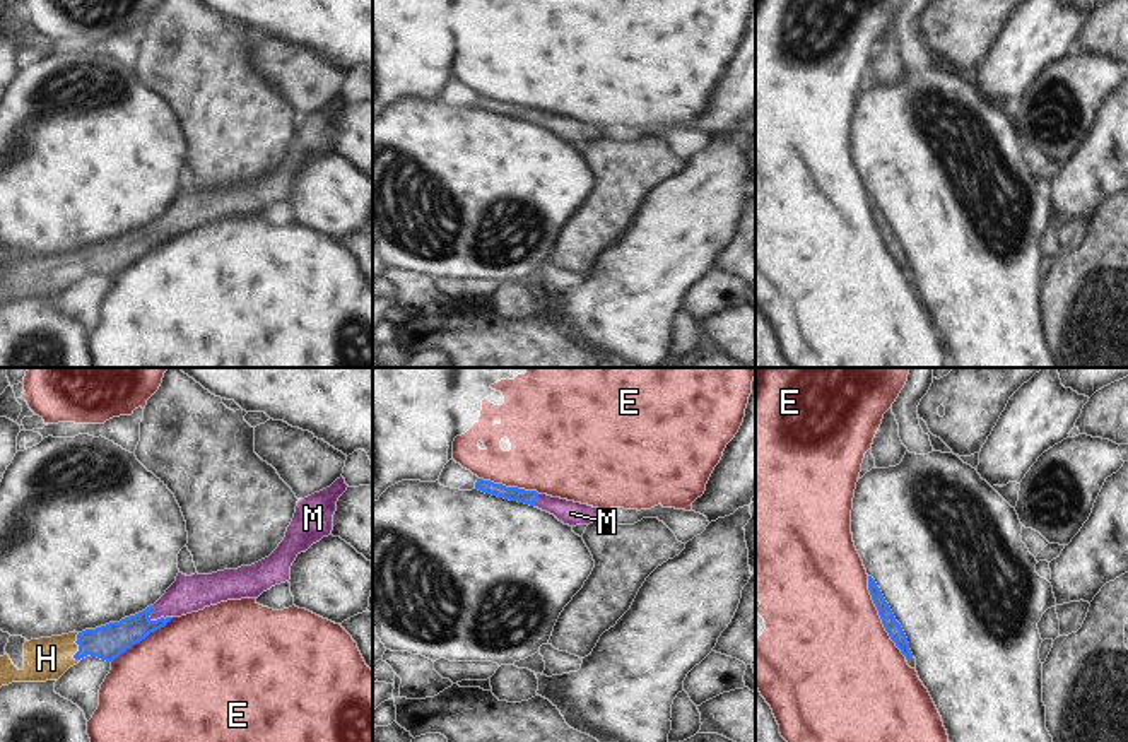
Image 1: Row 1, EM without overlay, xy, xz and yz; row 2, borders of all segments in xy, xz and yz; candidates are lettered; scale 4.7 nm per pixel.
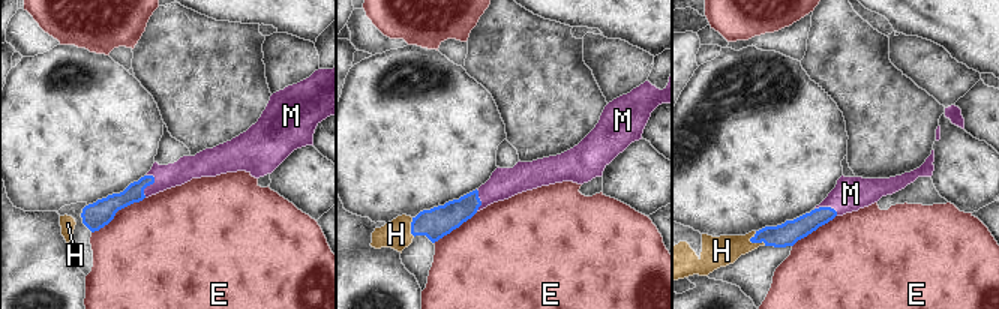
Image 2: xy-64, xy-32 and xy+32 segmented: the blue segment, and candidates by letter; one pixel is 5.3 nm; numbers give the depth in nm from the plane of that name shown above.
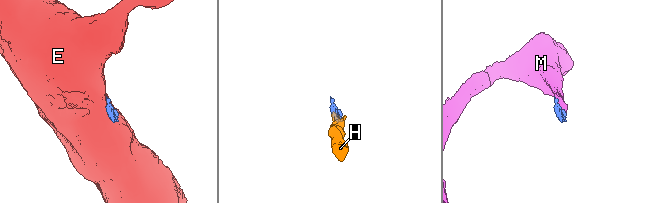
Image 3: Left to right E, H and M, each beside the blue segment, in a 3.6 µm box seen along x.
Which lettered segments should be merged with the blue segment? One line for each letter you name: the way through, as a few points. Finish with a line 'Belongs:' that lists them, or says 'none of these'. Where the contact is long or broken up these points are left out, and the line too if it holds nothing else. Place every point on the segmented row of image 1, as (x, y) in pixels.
H: Path across: xy (108, 641), (91, 641), (79, 647), (46, 659)
M: Path across: xy (115, 638), (151, 619), (161, 618), (188, 594)
Belongs: H, M

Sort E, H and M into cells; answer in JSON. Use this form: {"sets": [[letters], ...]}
{"sets": [["E"], ["H", "M"]]}

